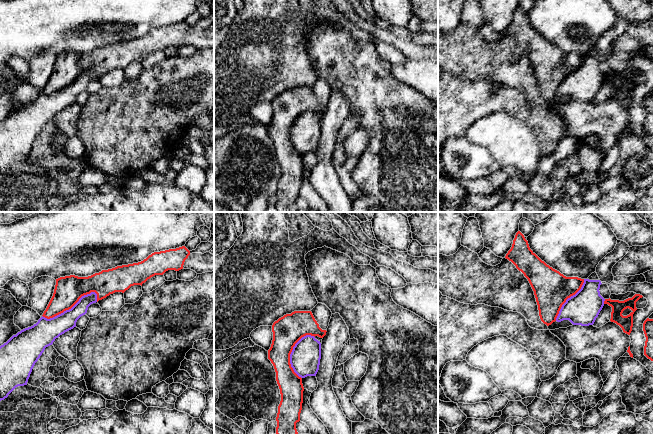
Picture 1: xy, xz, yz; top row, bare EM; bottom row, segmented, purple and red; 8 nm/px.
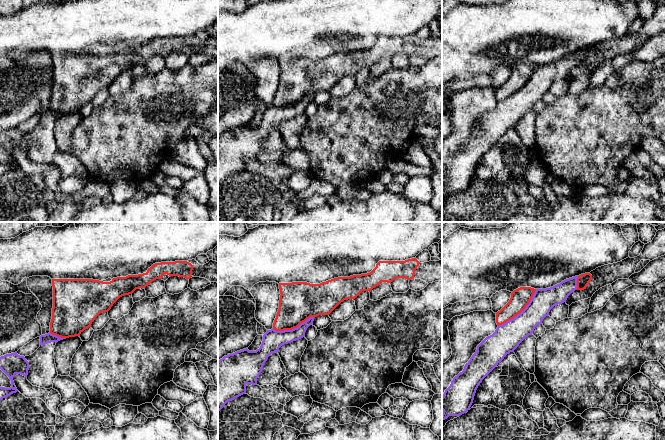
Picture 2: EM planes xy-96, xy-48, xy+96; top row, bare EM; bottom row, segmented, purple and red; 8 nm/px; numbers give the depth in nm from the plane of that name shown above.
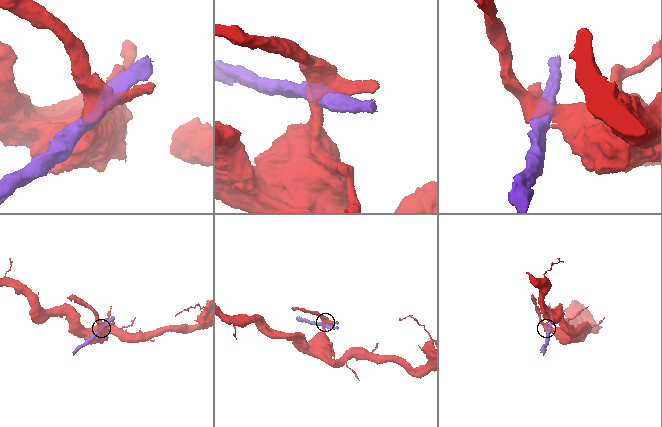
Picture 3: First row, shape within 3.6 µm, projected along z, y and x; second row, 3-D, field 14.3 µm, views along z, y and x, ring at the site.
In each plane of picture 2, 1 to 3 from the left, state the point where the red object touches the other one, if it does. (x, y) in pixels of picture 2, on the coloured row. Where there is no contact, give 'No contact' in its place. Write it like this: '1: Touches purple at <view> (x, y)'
1: Touches purple at xy-96 (57, 336)
2: Touches purple at xy-48 (294, 328)
3: Touches purple at xy+96 (521, 312)

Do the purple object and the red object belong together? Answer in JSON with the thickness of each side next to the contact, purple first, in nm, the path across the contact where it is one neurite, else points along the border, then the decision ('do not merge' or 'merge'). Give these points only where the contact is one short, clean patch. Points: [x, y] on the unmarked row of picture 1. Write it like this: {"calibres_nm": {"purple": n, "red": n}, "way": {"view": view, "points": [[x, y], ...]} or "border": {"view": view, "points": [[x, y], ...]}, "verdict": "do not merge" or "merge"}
{"calibres_nm": {"purple": 190, "red": 220}, "verdict": "do not merge"}

